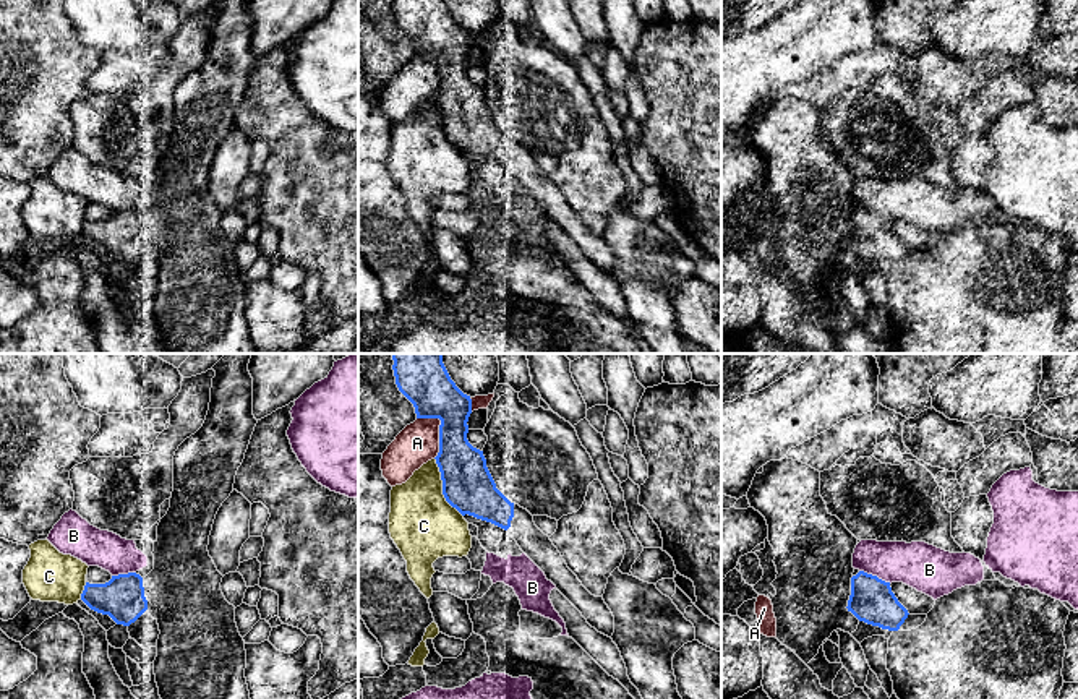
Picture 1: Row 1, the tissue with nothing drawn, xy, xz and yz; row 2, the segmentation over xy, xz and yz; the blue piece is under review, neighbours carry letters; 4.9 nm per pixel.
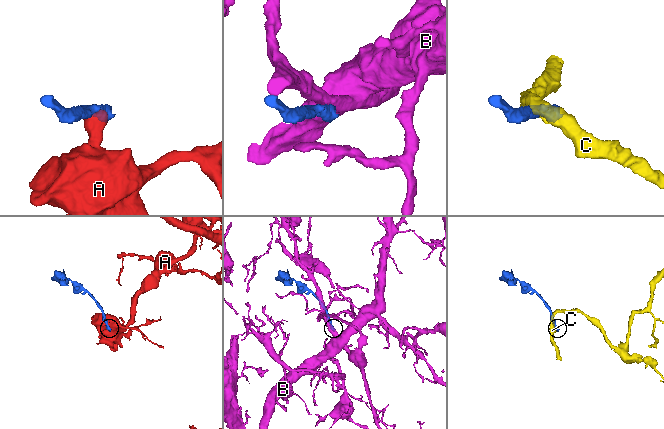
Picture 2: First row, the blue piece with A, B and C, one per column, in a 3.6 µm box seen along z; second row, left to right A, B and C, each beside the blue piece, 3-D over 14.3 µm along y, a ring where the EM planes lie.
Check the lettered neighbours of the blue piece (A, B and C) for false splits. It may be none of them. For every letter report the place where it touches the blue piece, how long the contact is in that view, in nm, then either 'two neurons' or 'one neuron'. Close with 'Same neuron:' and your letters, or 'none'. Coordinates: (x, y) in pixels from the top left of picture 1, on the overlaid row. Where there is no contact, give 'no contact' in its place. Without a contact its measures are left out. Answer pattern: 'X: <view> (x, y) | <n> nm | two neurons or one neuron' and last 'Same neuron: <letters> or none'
A: xz (440, 428) | 220 nm | two neurons
B: yz (876, 576) | 170 nm | two neurons
C: xz (443, 487) | 320 nm | two neurons
Same neuron: none

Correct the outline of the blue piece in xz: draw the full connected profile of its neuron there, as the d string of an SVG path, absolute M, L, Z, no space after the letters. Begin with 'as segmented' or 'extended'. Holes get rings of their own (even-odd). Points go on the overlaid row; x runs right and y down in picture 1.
extended; M392 354L392 360L396 384L413 404L417 418L441 420L434 459L446 501L462 516L504 529L587 623L611 637L614 616L603 597L592 595L582 585L550 537L535 525L533 516L496 488L483 451L468 443L472 399L451 380L443 354Z

